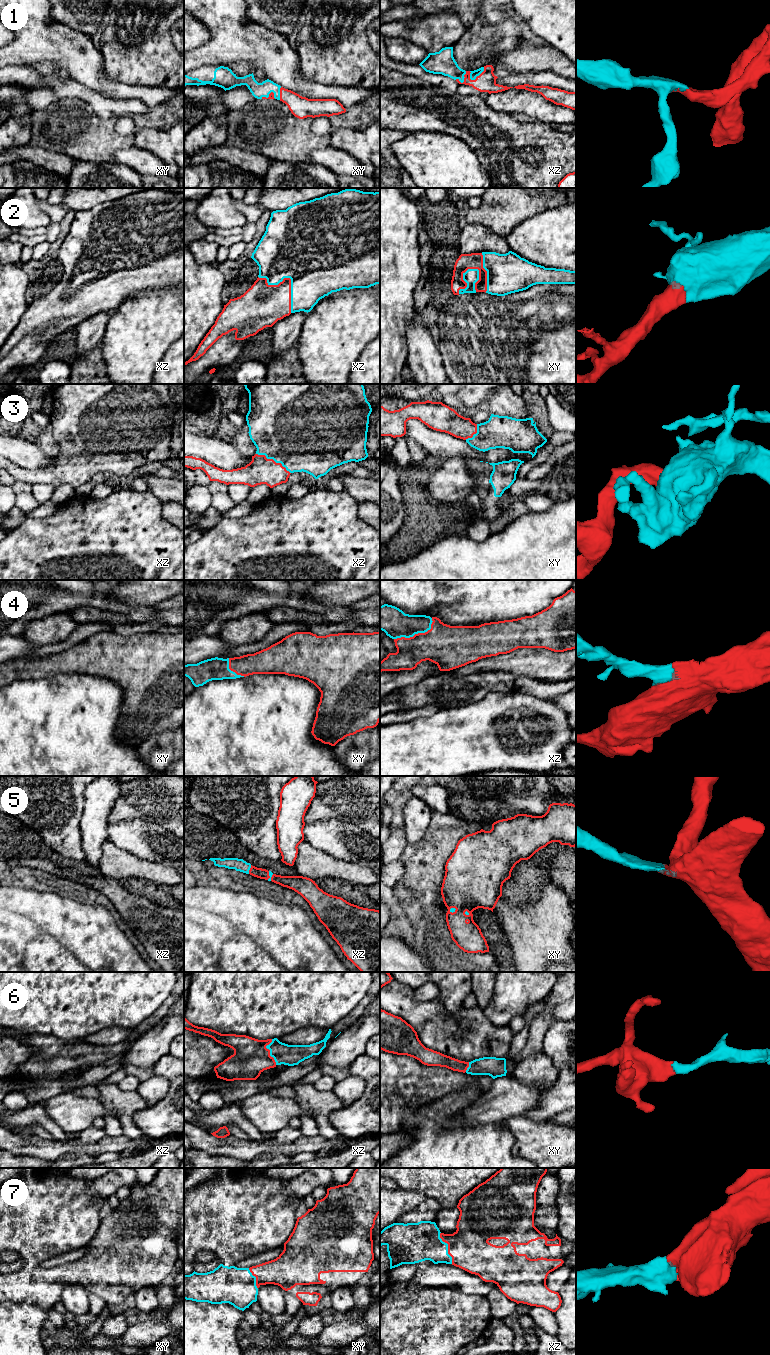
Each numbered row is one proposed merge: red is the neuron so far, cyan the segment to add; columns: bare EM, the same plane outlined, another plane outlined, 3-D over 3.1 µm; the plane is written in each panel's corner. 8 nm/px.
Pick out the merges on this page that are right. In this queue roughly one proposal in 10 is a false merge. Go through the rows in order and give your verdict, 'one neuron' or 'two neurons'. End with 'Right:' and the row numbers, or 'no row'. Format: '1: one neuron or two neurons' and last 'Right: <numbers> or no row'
1: one neuron
2: one neuron
3: one neuron
4: one neuron
5: one neuron
6: one neuron
7: one neuron
Right: 1, 2, 3, 4, 5, 6, 7

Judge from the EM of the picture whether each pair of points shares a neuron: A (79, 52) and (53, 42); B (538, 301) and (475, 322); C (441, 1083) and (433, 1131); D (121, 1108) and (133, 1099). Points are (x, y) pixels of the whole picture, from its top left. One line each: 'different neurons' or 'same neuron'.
A: same neuron
B: same neuron
C: different neurons
D: same neuron

